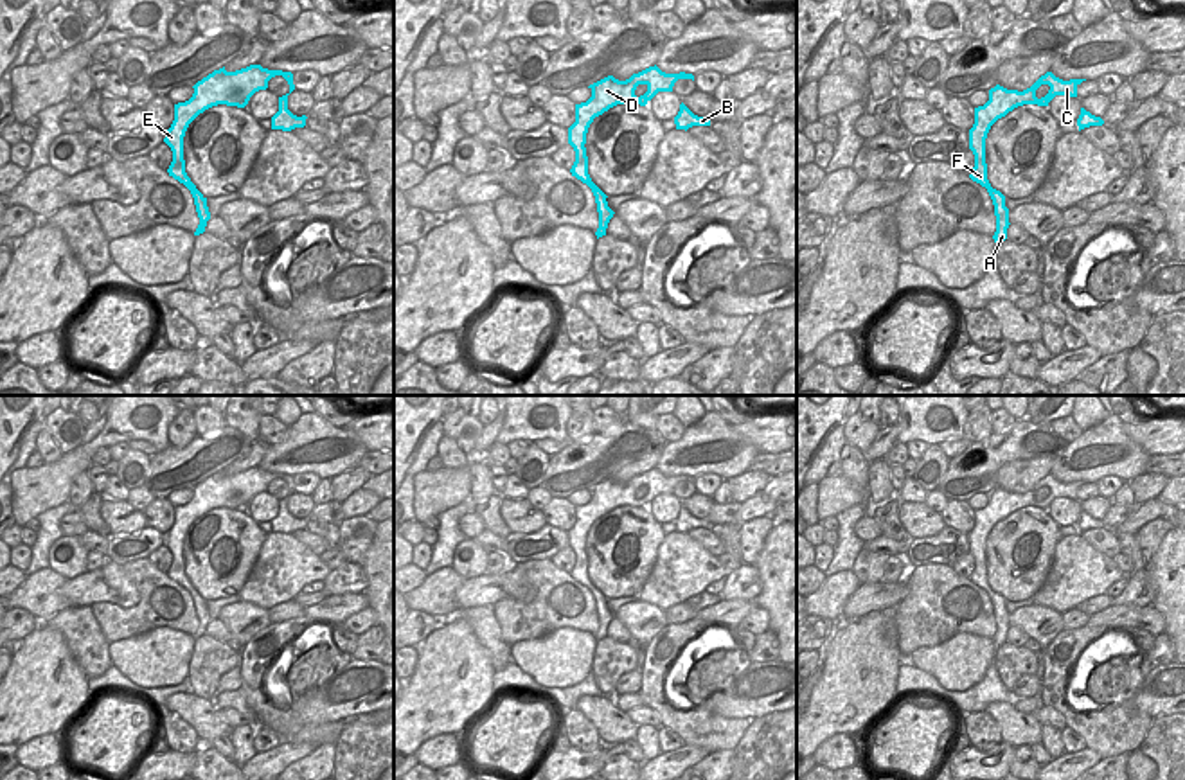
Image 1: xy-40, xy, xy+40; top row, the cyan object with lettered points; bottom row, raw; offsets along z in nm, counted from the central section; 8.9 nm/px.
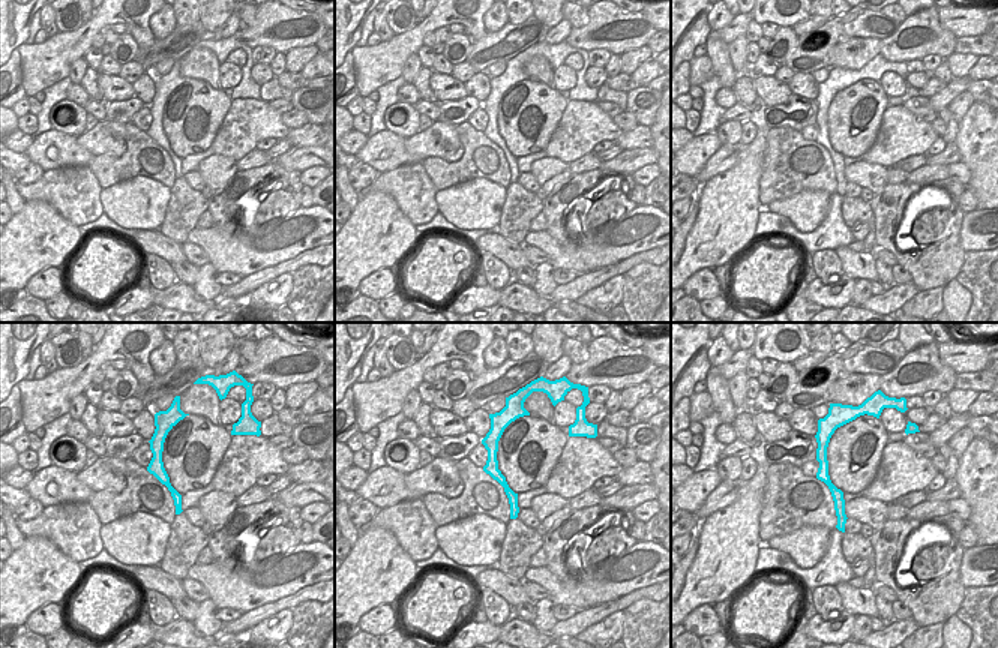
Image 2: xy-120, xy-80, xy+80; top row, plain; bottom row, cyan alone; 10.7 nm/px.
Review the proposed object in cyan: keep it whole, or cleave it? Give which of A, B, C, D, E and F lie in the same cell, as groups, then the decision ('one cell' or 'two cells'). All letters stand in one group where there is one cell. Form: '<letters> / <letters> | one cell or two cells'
A B C D E F | one cell

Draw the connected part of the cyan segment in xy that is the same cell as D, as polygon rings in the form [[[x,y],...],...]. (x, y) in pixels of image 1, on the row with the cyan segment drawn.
[[[656,65],[649,66],[638,74],[633,74],[626,81],[619,81],[608,75],[588,88],[592,97],[586,102],[575,104],[575,122],[568,128],[568,144],[575,151],[575,162],[570,169],[572,176],[586,183],[597,203],[599,228],[595,232],[597,239],[606,235],[613,210],[608,207],[606,194],[592,182],[588,174],[588,156],[586,156],[586,133],[595,117],[602,115],[617,104],[640,104],[646,106],[658,92],[673,92],[678,79],[692,79],[692,74],[665,74]]]

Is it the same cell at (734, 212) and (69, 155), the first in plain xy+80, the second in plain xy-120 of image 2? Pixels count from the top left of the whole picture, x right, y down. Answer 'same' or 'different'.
different

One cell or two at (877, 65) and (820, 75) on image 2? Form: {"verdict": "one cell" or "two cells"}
{"verdict": "two cells"}

